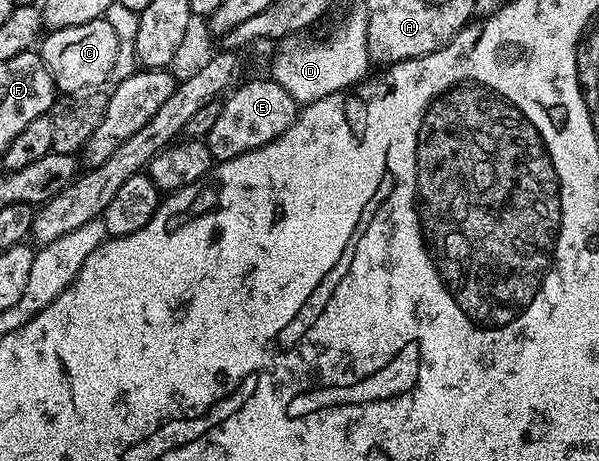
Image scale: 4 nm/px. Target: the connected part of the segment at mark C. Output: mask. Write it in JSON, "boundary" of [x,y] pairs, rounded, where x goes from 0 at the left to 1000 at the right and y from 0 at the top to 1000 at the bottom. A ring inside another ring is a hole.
{"boundary":[[[177,37],[149,43],[149,52],[122,52],[100,65],[83,67],[70,85],[72,137],[92,169],[92,193],[100,206],[124,208],[157,197],[172,176],[180,176],[195,130],[195,69]],[[78,82],[78,85],[77,85]],[[72,100],[72,102],[70,102]]]}

